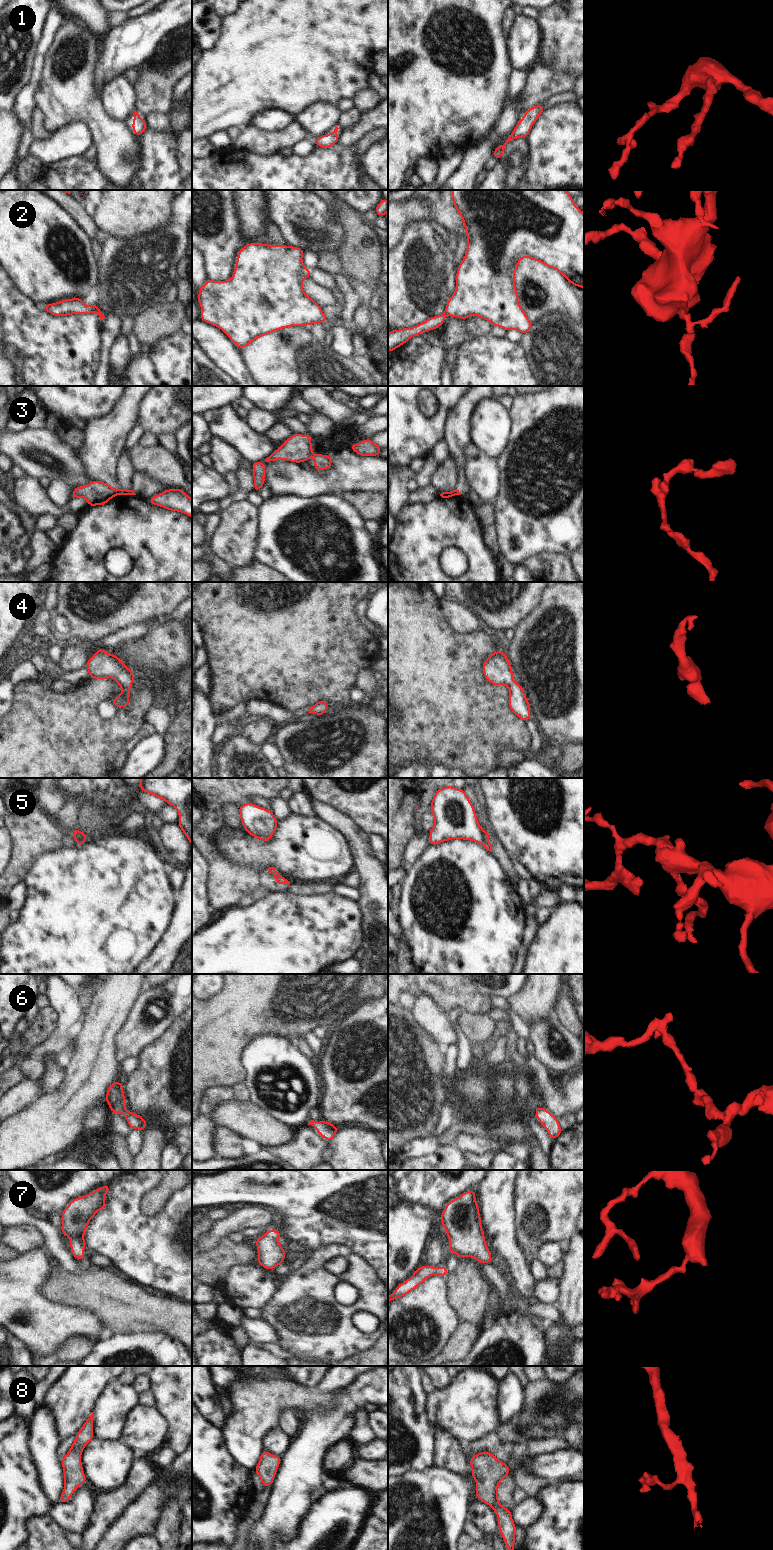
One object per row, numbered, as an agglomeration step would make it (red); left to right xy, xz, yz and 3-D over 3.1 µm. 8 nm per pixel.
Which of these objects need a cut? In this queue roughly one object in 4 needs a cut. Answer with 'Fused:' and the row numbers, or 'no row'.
Fused: 3

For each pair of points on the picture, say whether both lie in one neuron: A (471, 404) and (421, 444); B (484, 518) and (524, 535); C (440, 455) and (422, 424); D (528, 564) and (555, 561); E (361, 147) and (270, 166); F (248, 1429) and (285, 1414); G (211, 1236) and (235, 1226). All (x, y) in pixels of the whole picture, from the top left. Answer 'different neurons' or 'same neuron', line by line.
A: different neurons
B: different neurons
C: different neurons
D: same neuron
E: different neurons
F: different neurons
G: same neuron

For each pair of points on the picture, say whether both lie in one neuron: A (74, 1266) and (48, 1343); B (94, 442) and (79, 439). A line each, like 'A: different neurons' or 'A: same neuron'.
A: different neurons
B: different neurons

